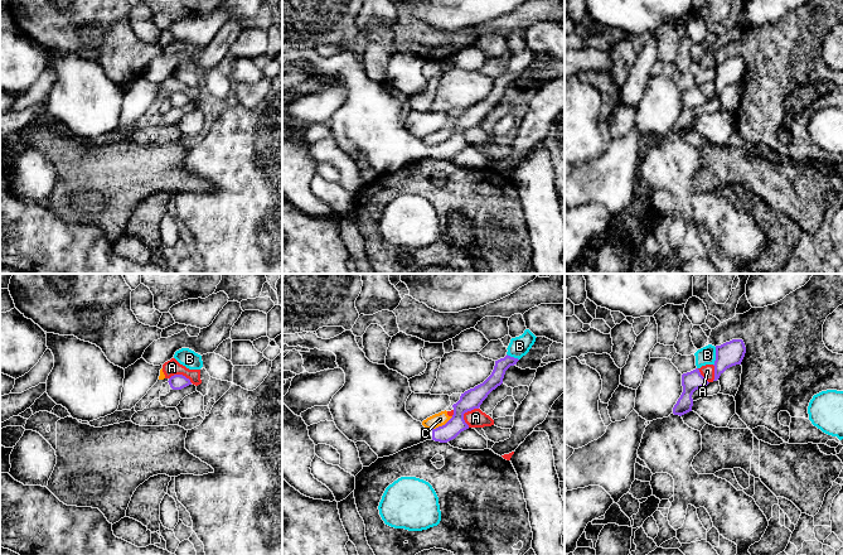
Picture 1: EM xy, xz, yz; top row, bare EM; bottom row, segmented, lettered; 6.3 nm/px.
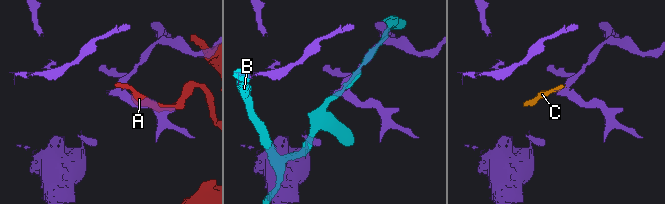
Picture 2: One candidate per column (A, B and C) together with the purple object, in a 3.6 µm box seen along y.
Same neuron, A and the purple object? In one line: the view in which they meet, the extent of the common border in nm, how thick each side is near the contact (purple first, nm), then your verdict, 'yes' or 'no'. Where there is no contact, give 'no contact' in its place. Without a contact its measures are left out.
xz | 140 nm | 130/120 nm | no

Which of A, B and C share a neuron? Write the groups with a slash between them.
A C / B

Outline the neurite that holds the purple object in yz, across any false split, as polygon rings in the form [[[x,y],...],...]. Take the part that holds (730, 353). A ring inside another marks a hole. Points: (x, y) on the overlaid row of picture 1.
[[[732,339],[721,346],[716,346],[716,361],[714,361],[714,380],[730,367],[741,365],[746,353],[746,347],[742,339]]]

